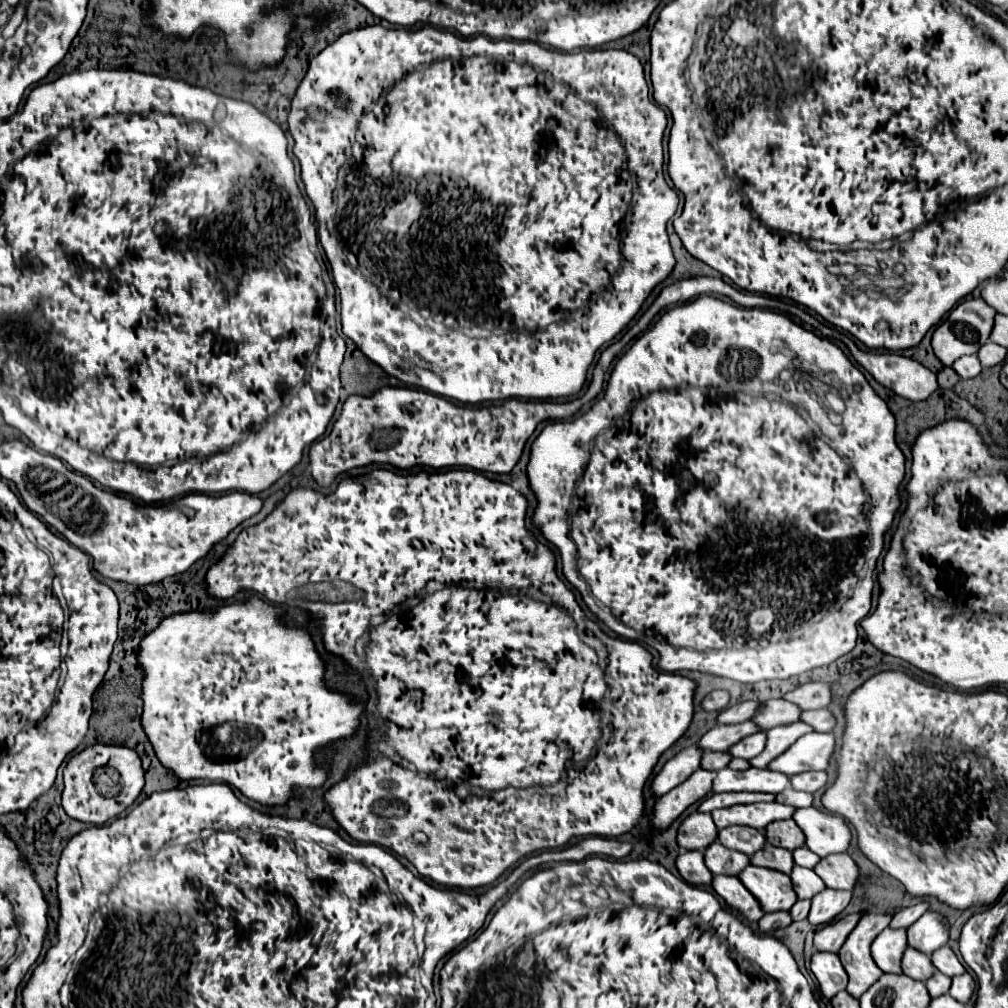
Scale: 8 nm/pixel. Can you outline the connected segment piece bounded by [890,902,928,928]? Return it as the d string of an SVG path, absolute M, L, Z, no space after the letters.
M918 902L918 904L914 904L914 906L902 908L900 912L894 914L894 918L892 918L892 922L890 922L890 928L908 928L908 926L914 924L926 910L928 910L928 902Z

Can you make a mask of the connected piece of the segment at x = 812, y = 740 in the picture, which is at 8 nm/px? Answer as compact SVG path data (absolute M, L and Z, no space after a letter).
M810 732L798 738L798 742L794 742L794 746L786 750L786 754L780 754L778 758L774 758L774 762L770 762L768 768L788 776L794 776L806 770L826 770L834 752L836 752L834 734Z

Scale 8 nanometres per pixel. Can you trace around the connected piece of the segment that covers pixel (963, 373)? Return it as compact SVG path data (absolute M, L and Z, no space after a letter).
M962 356L958 362L954 362L952 368L960 374L960 378L976 378L982 372L980 360L976 356Z

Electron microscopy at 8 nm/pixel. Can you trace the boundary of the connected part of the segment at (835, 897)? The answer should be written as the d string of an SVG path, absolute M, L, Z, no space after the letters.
M822 890L820 894L816 894L812 898L812 908L808 914L810 924L820 926L820 924L828 924L832 922L838 914L842 914L846 910L846 906L852 900L852 892L846 890Z

